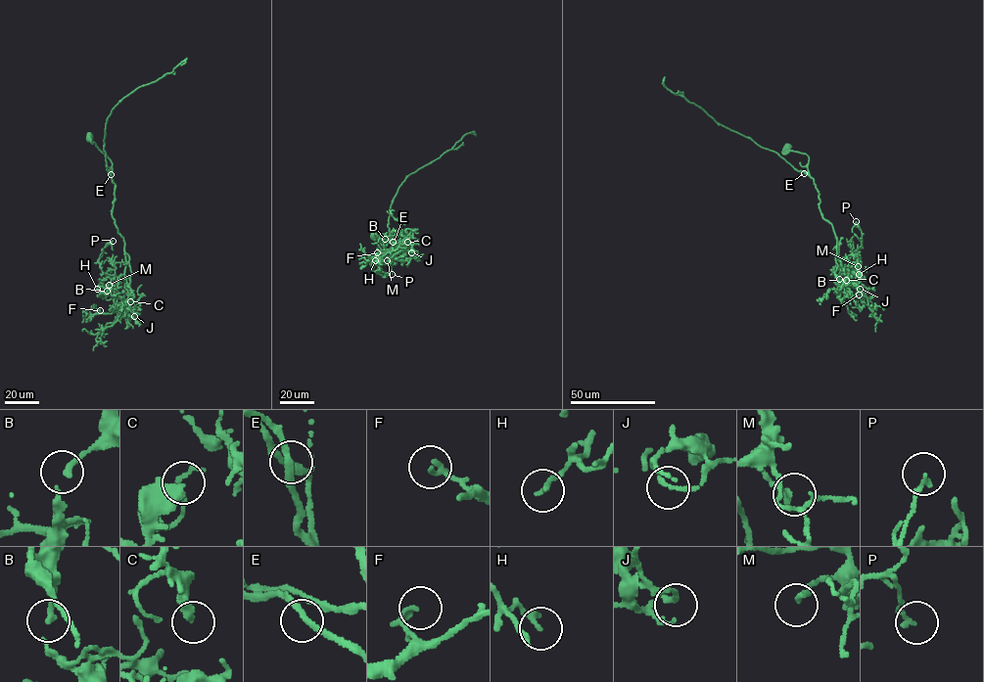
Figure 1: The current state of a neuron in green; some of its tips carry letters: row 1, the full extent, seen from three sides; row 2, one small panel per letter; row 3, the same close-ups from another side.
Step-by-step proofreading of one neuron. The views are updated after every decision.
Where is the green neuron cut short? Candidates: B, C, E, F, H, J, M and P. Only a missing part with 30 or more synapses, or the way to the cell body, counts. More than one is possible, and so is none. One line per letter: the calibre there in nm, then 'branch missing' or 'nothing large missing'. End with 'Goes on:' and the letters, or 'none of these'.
B: calibre 160 nm; nothing large missing
C: calibre 480 nm; nothing large missing
E: calibre 200 nm; nothing large missing
F: calibre 180 nm; nothing large missing
H: calibre 180 nm; nothing large missing
J: calibre 190 nm; nothing large missing
M: calibre 190 nm; nothing large missing
P: calibre 160 nm; nothing large missing
Goes on: none of these

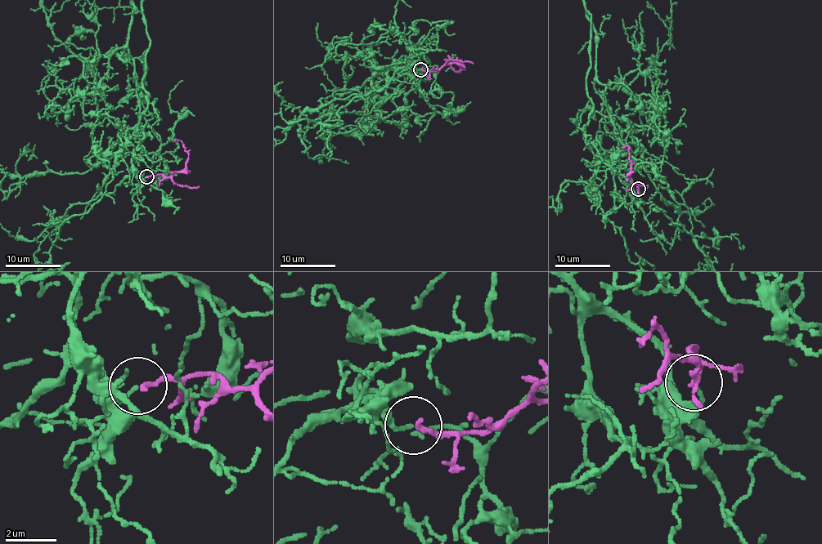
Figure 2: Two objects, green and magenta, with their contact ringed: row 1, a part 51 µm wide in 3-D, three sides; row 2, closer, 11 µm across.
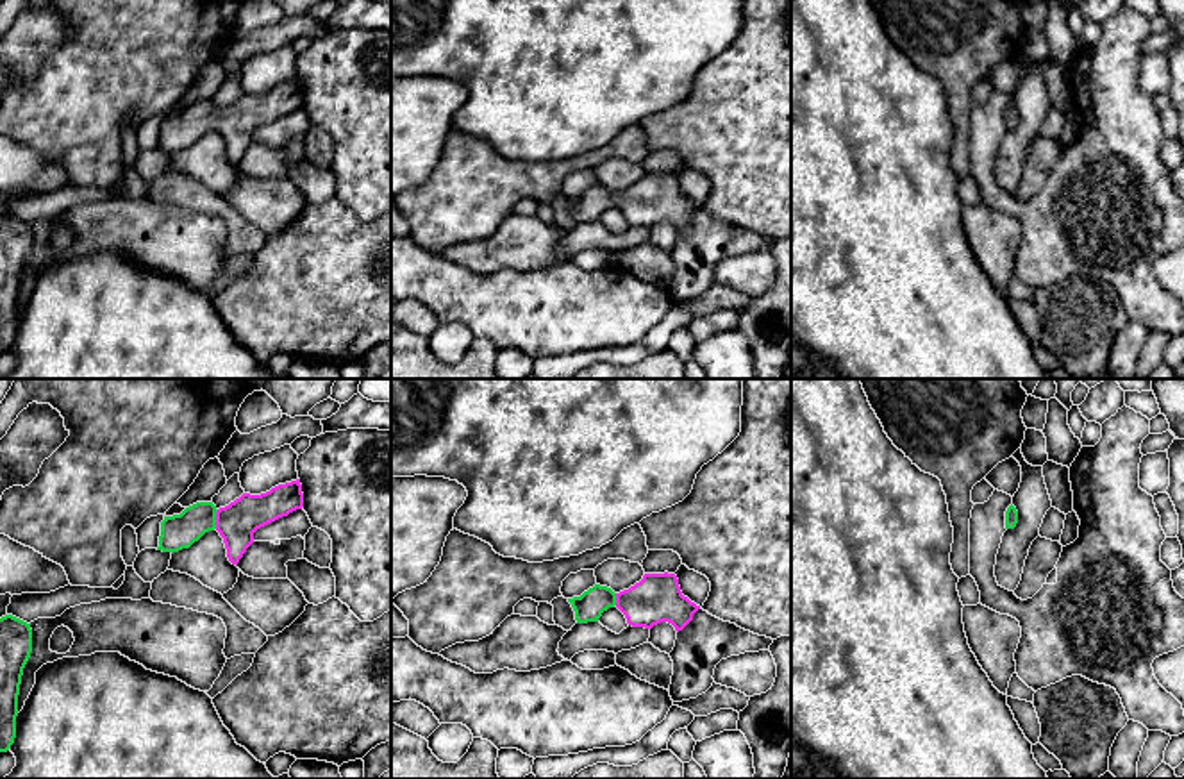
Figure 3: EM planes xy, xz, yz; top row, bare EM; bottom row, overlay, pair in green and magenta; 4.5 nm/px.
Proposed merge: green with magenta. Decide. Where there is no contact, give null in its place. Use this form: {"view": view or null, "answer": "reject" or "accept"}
{"view": "xy", "answer": "accept"}

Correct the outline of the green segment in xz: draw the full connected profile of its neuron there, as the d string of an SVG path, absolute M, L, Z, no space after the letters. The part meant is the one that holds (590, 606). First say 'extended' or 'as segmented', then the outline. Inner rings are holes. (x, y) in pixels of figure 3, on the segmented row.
extended; M645 574L639 582L614 593L607 586L595 584L580 597L568 599L575 611L577 624L598 622L604 611L618 607L632 627L652 629L668 622L682 631L700 609L682 595L675 574Z

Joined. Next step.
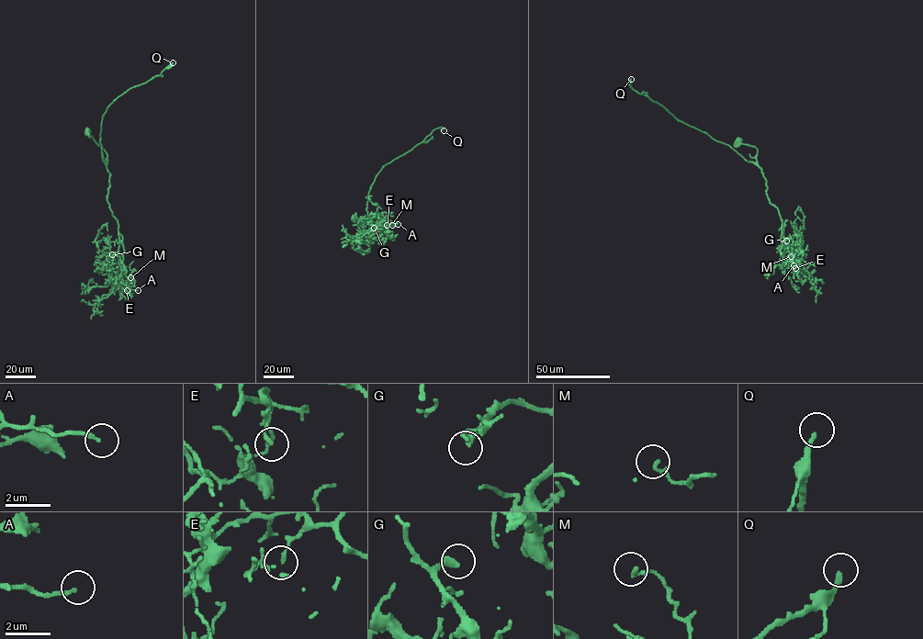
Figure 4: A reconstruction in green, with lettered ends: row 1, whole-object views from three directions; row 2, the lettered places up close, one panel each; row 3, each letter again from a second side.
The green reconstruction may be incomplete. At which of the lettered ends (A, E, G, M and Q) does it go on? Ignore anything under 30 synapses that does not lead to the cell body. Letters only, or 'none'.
G, Q

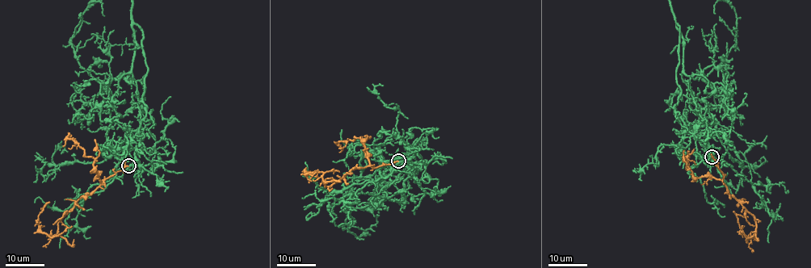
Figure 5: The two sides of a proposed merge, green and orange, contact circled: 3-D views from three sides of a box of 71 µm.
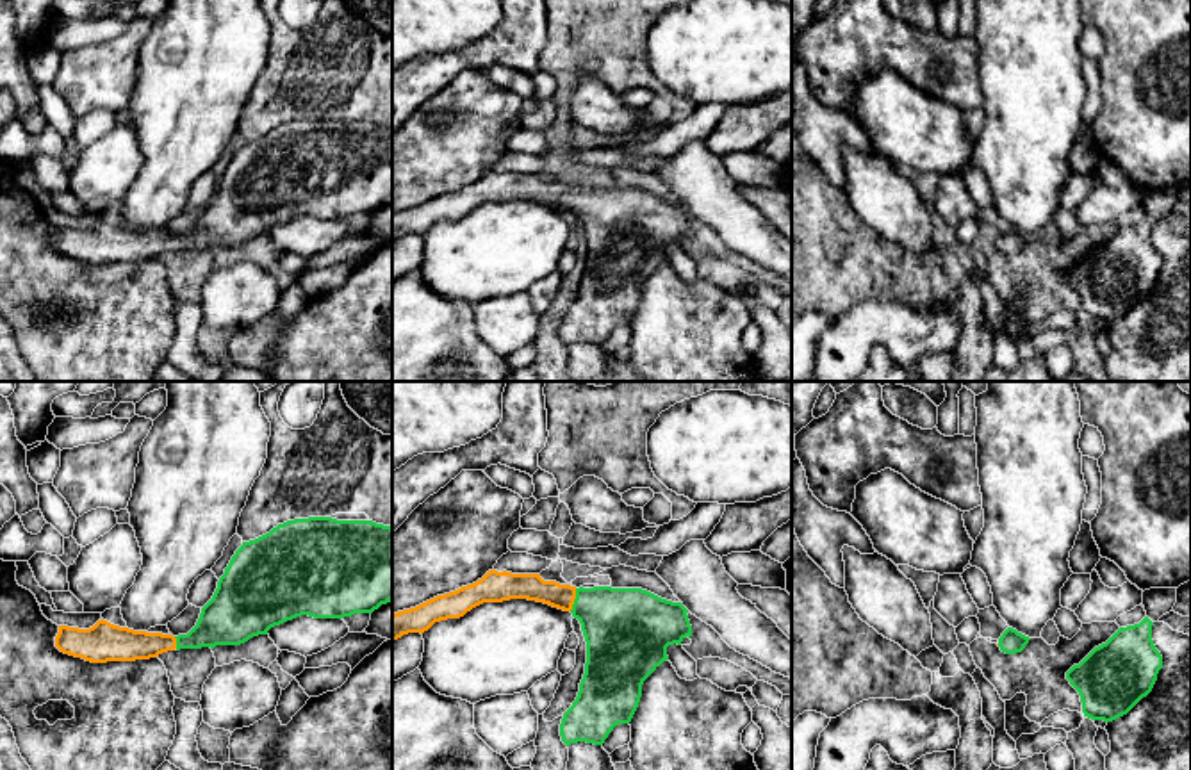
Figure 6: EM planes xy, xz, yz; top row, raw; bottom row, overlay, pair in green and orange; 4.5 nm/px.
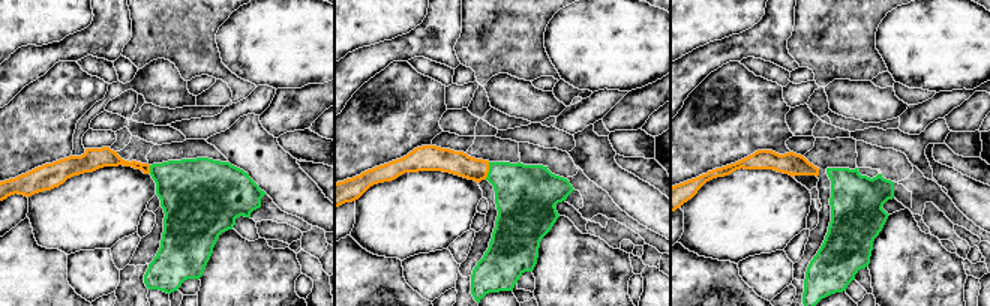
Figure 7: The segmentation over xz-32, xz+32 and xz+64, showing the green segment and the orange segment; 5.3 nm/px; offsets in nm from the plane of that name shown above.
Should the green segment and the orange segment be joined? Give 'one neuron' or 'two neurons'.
one neuron

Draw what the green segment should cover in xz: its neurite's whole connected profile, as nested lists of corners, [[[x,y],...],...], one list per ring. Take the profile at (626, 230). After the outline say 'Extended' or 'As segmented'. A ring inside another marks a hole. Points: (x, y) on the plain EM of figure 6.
[[[489,171],[472,185],[455,192],[437,196],[415,209],[392,216],[392,242],[408,233],[424,233],[435,223],[460,219],[483,203],[503,203],[510,200],[528,200],[571,212],[579,221],[587,242],[585,274],[572,307],[563,314],[560,324],[562,342],[587,342],[603,346],[619,324],[629,324],[640,298],[644,282],[669,260],[667,248],[681,246],[692,237],[688,210],[681,203],[661,200],[642,189],[576,189],[556,182],[544,182],[540,175],[512,175]]]. Extended

